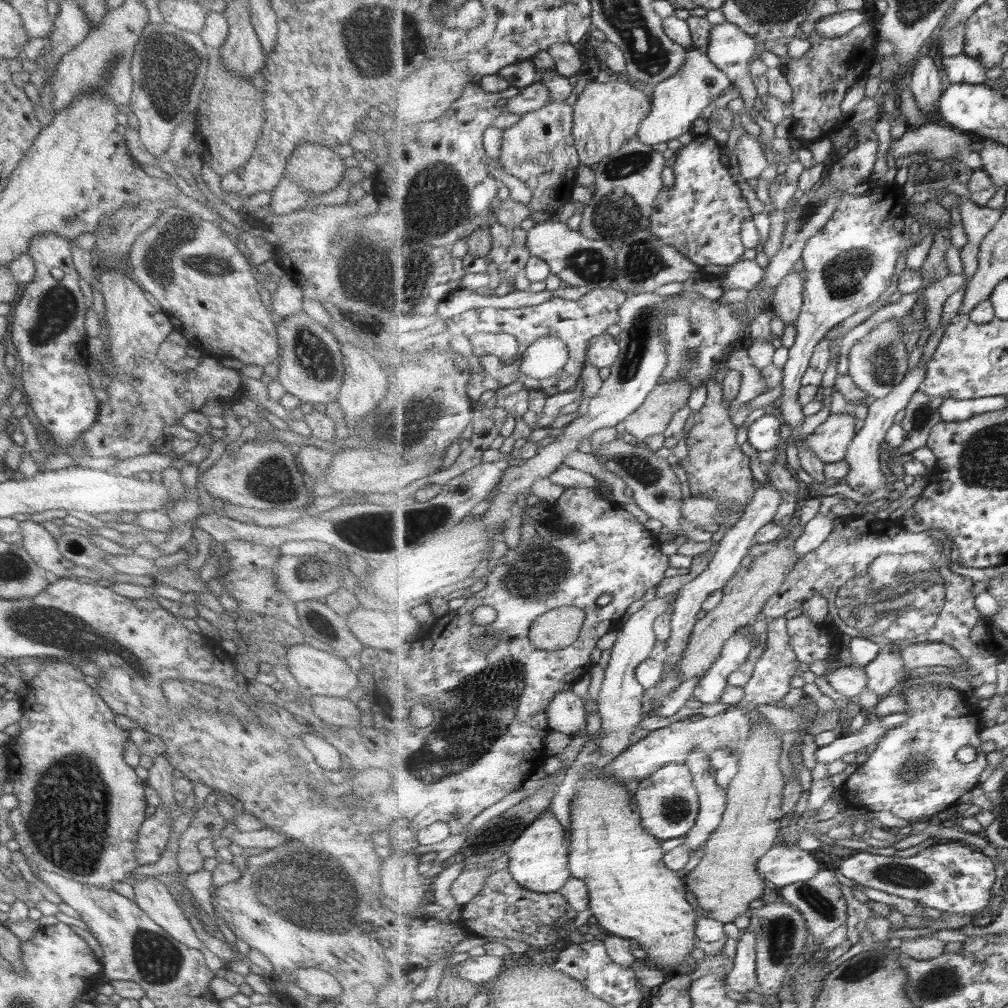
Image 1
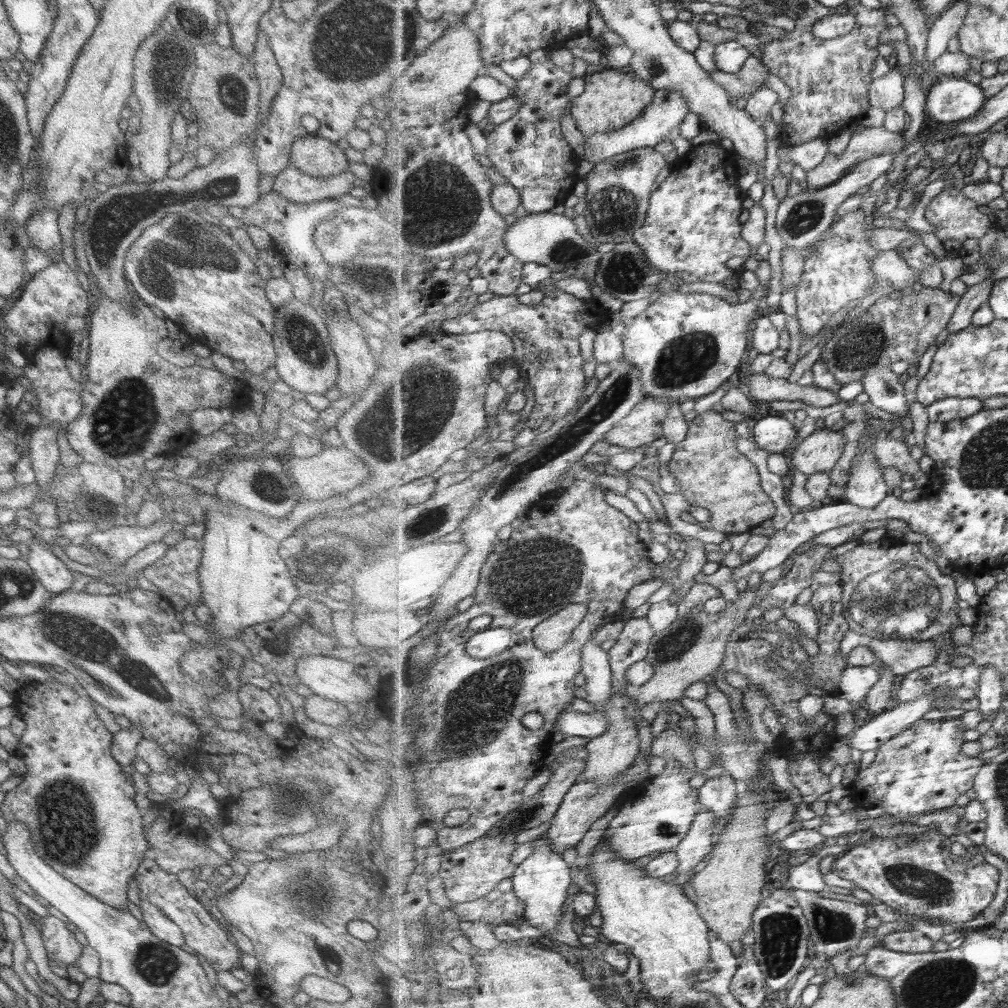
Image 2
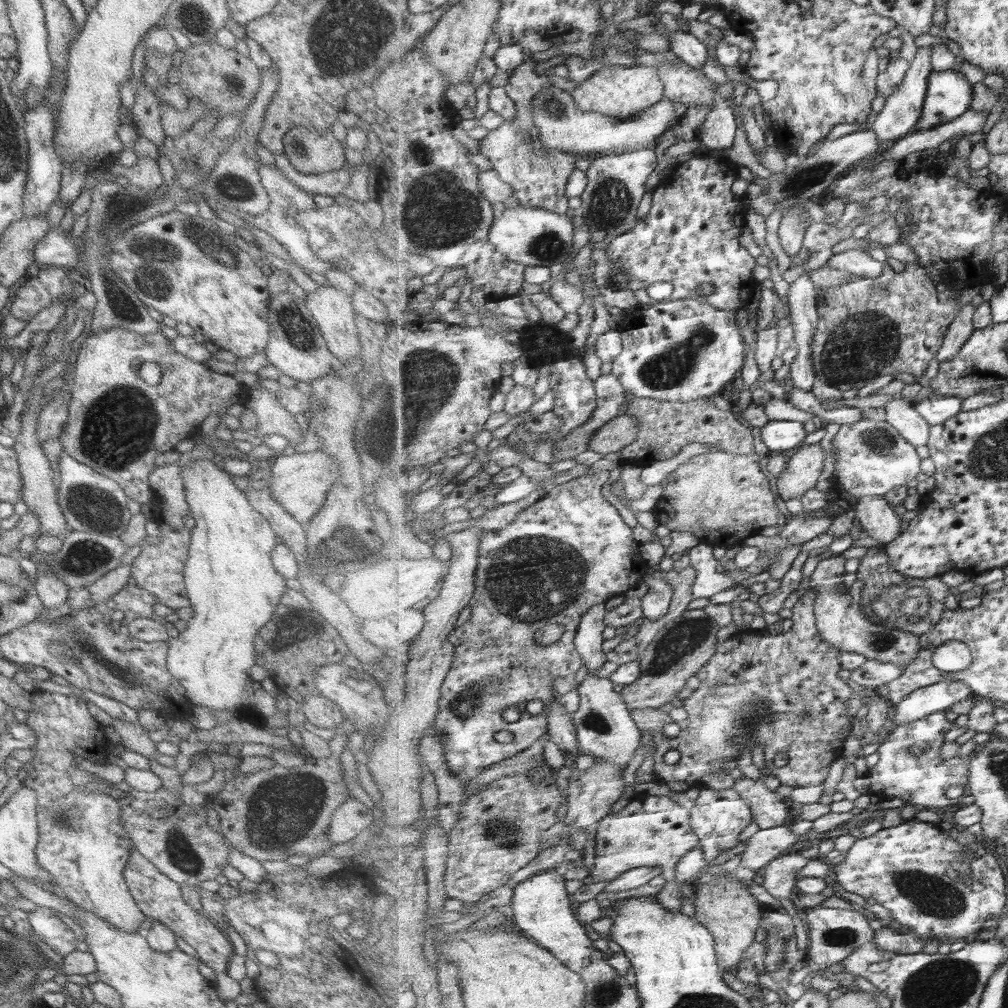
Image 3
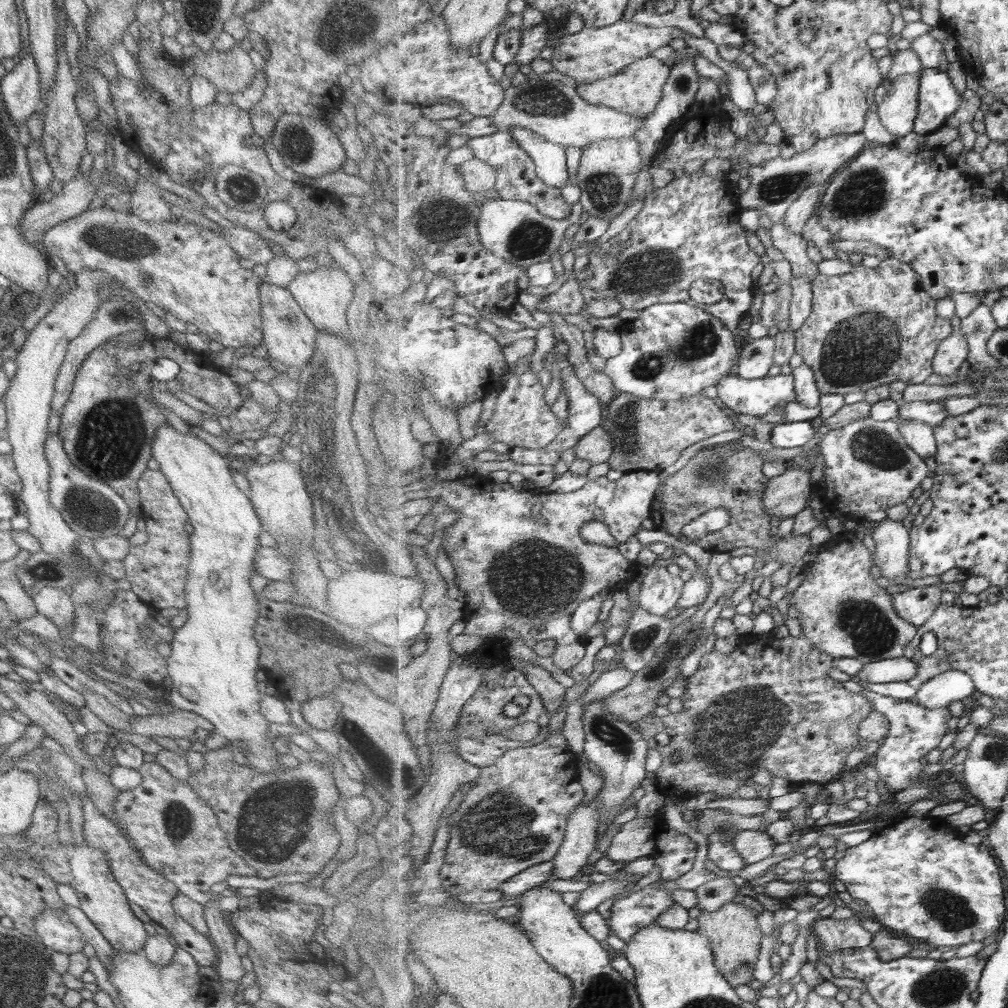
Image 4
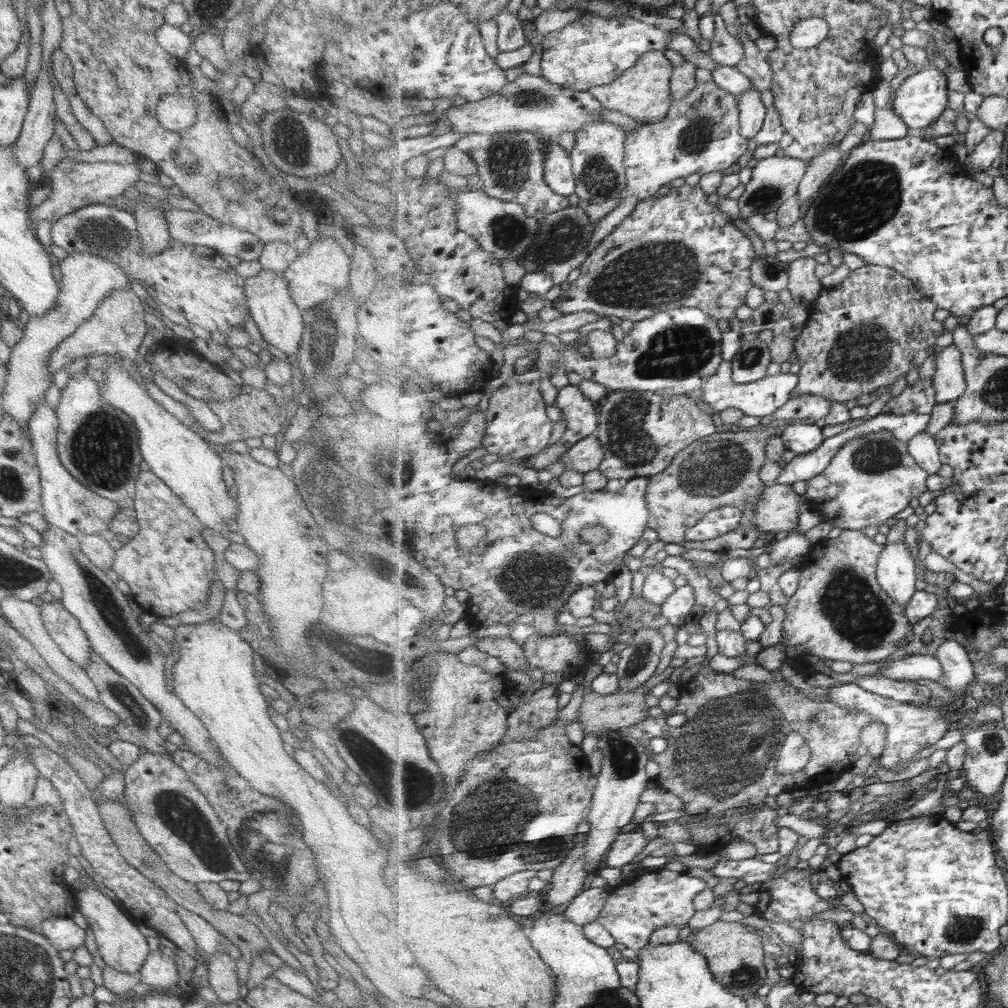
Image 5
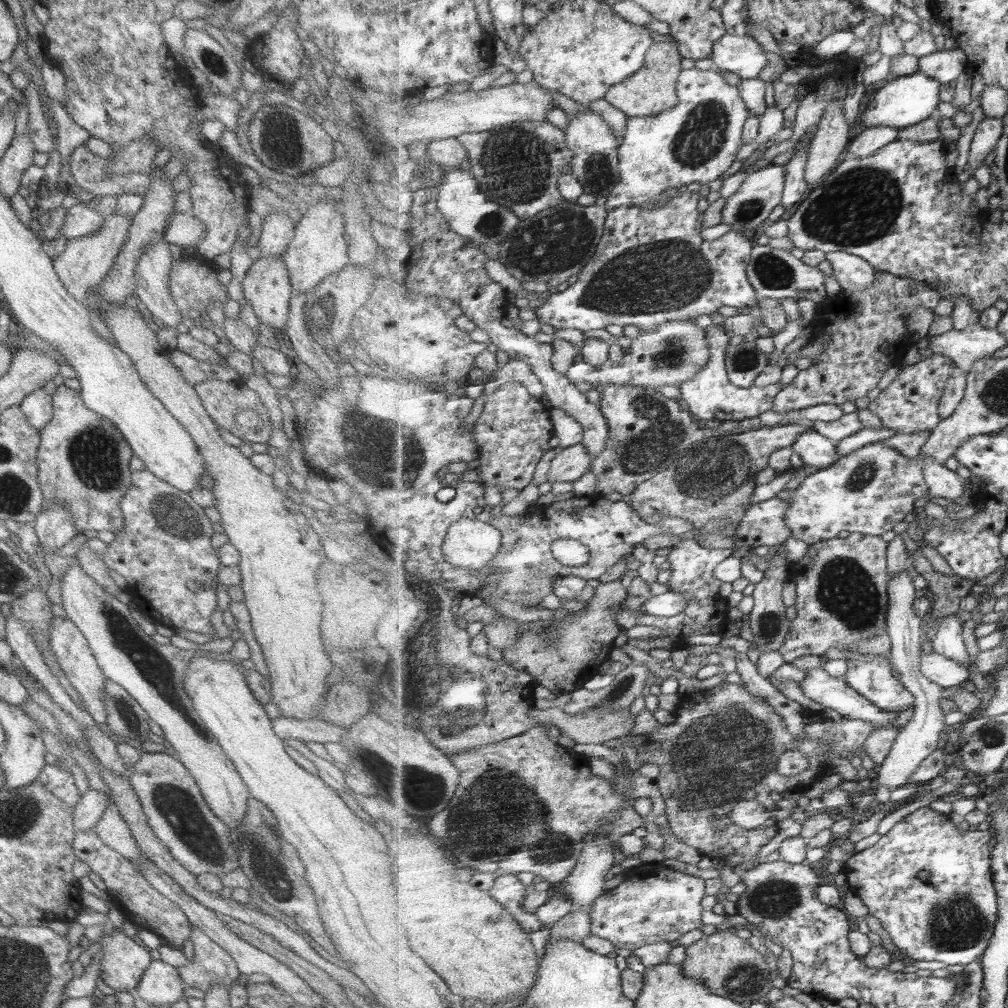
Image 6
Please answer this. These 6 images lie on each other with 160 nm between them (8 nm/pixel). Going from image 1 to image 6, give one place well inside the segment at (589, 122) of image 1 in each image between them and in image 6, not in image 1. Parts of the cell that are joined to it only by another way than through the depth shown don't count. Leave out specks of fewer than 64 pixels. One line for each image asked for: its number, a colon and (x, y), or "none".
2: (612, 99)
3: (620, 92)
4: (638, 90)
5: (644, 92)
6: (654, 89)

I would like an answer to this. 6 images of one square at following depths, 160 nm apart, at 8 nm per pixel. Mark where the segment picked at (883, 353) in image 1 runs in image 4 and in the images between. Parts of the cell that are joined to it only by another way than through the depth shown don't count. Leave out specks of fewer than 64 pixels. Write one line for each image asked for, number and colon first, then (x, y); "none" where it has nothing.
2: (886, 390)
3: (901, 414)
4: (920, 437)

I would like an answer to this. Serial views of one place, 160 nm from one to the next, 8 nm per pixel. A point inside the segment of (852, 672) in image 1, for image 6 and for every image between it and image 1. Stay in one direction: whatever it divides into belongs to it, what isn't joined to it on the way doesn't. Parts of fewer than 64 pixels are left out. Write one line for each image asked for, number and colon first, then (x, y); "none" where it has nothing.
2: (858, 681)
3: (873, 675)
4: (883, 672)
5: (918, 667)
6: (947, 673)

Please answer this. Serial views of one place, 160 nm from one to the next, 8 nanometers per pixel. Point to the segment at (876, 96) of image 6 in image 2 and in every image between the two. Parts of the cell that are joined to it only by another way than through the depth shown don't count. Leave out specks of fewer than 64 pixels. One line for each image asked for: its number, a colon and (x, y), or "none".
2: (950, 100)
3: (949, 95)
4: (939, 99)
5: (923, 98)

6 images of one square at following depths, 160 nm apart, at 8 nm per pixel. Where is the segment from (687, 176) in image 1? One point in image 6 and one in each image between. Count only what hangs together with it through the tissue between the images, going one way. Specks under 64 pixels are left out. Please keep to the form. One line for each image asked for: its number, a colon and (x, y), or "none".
2: (693, 227)
3: (691, 235)
4: (689, 229)
5: (677, 250)
6: (652, 266)

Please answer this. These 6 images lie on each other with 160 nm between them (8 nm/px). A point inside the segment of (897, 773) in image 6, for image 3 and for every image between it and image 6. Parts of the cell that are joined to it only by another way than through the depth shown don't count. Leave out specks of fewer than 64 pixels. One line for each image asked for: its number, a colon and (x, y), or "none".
3: (878, 519)
4: (892, 539)
5: (897, 569)

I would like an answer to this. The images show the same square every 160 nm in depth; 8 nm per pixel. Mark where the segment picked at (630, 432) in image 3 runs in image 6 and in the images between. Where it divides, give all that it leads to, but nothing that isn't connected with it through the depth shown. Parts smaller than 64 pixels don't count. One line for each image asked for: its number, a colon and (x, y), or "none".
4: (597, 447)
5: (588, 455)
6: (570, 464)

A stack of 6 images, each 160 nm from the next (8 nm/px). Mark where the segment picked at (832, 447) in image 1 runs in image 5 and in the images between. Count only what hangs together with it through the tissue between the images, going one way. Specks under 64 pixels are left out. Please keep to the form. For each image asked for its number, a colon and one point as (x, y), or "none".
2: (820, 452)
3: (806, 465)
4: (787, 495)
5: (778, 509)

